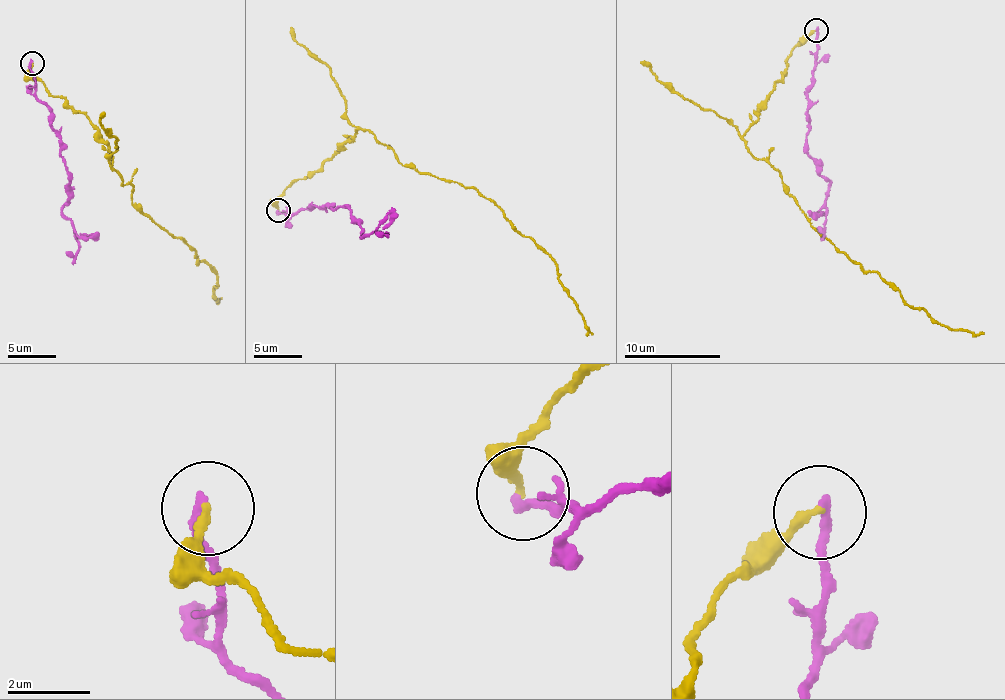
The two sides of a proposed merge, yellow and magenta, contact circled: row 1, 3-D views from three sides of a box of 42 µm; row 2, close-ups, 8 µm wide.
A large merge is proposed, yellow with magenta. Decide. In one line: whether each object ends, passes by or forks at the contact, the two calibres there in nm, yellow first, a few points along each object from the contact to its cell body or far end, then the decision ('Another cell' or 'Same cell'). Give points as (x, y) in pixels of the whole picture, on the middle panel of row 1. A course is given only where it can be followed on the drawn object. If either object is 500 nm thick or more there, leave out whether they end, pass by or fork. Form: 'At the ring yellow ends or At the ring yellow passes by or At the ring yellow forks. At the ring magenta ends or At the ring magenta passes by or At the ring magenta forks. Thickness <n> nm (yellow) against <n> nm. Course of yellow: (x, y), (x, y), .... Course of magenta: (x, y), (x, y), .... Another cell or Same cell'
At the ring yellow ends. At the ring magenta ends. Thickness 200 nm (yellow) against 240 nm. Course of yellow: (279, 211), (288, 186), (358, 129), (369, 131), (402, 163), (474, 188), (501, 209), (554, 262), (591, 333). Course of magenta: (277, 211), (293, 217), (309, 207), (343, 207), (363, 229), (360, 235), (388, 235), (381, 236), (375, 231). Another cell

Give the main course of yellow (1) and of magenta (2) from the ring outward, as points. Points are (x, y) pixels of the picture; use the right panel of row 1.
1: (817, 31), (790, 52), (744, 136), (746, 149), (768, 163), (814, 228), (907, 303), (951, 329), (983, 332)
2: (816, 31), (818, 65), (810, 82), (806, 144), (817, 173), (827, 183), (826, 229), (822, 232), (816, 227)

